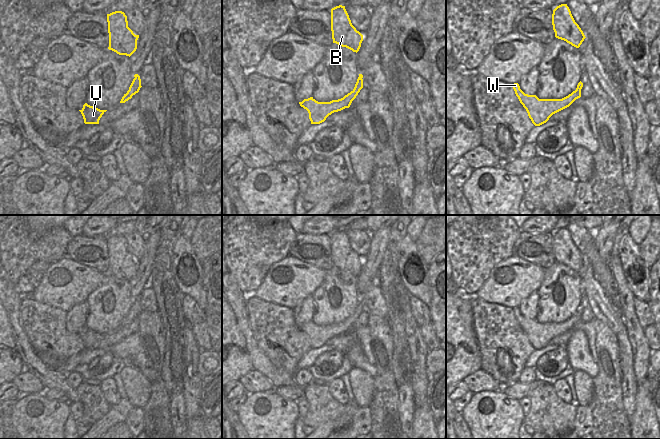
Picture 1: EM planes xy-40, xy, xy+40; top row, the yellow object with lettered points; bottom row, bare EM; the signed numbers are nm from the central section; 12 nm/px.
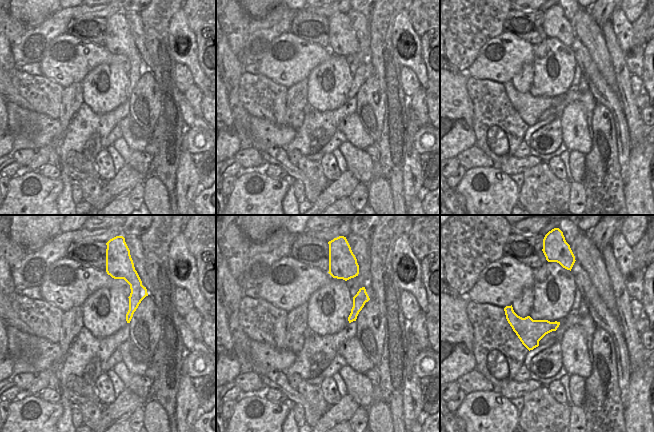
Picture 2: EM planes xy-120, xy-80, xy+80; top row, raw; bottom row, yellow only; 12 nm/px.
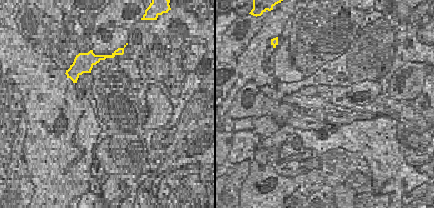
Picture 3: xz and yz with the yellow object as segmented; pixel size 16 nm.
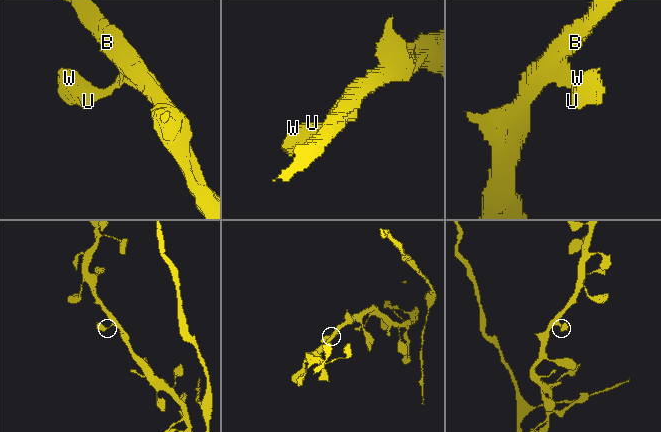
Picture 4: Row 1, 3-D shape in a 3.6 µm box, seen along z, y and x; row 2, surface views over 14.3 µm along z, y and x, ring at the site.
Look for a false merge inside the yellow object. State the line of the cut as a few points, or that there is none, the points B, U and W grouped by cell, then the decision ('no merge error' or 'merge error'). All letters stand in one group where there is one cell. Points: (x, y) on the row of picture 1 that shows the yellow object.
cut none; groups B U W; no merge error

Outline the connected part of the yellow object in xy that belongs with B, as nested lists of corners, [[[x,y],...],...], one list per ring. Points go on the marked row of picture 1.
[[[339,5],[331,9],[331,31],[333,43],[358,52],[363,35],[352,25],[345,6]]]

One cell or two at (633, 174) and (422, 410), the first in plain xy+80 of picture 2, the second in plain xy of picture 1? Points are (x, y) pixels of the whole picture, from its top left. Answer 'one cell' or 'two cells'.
one cell

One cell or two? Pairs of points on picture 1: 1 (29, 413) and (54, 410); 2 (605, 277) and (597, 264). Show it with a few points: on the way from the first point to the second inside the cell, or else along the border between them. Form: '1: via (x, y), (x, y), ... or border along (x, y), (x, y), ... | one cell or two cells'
1: via (35, 413), (48, 413) | one cell
2: via (603, 274), (599, 267) | one cell

